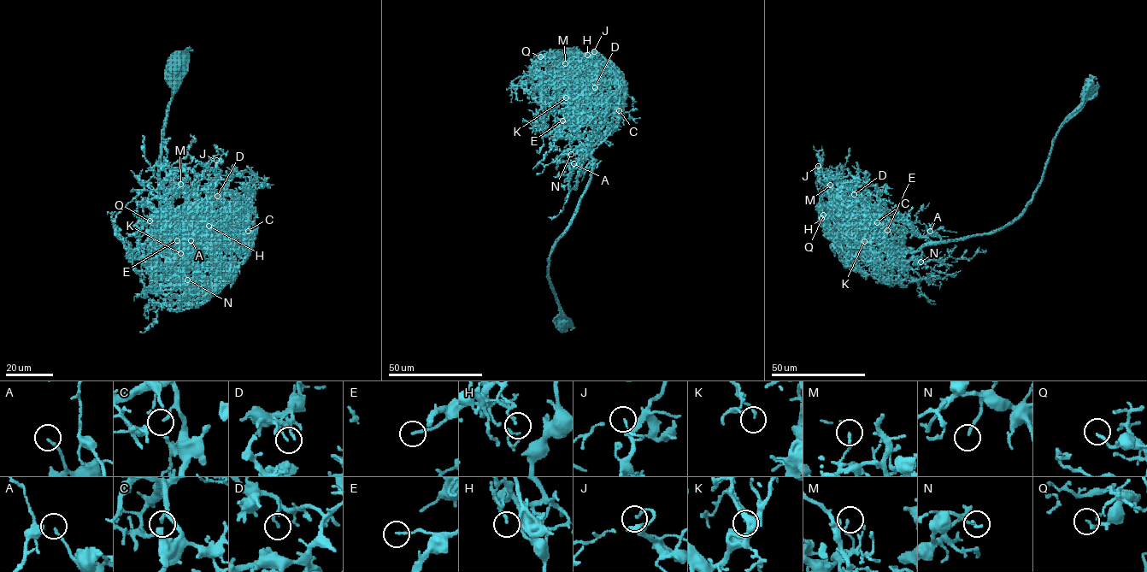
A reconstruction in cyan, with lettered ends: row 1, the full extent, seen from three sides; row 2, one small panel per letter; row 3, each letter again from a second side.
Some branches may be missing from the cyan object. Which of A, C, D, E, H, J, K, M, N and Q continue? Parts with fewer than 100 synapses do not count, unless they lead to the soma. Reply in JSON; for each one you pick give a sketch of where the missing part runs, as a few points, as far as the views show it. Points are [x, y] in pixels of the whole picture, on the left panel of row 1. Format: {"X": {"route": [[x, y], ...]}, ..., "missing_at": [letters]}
{"E": {"route": [[177, 240], [168, 247], [158, 246], [153, 240], [150, 241], [150, 244]]}, "missing_at": ["E"]}

